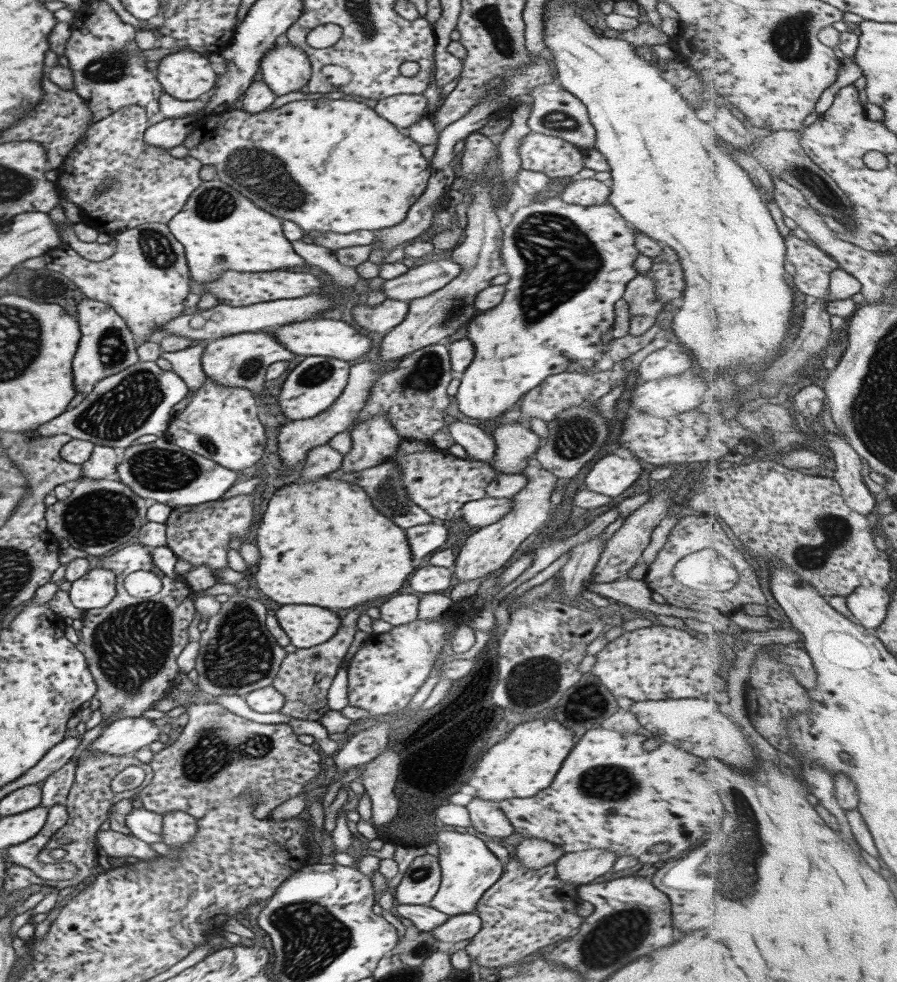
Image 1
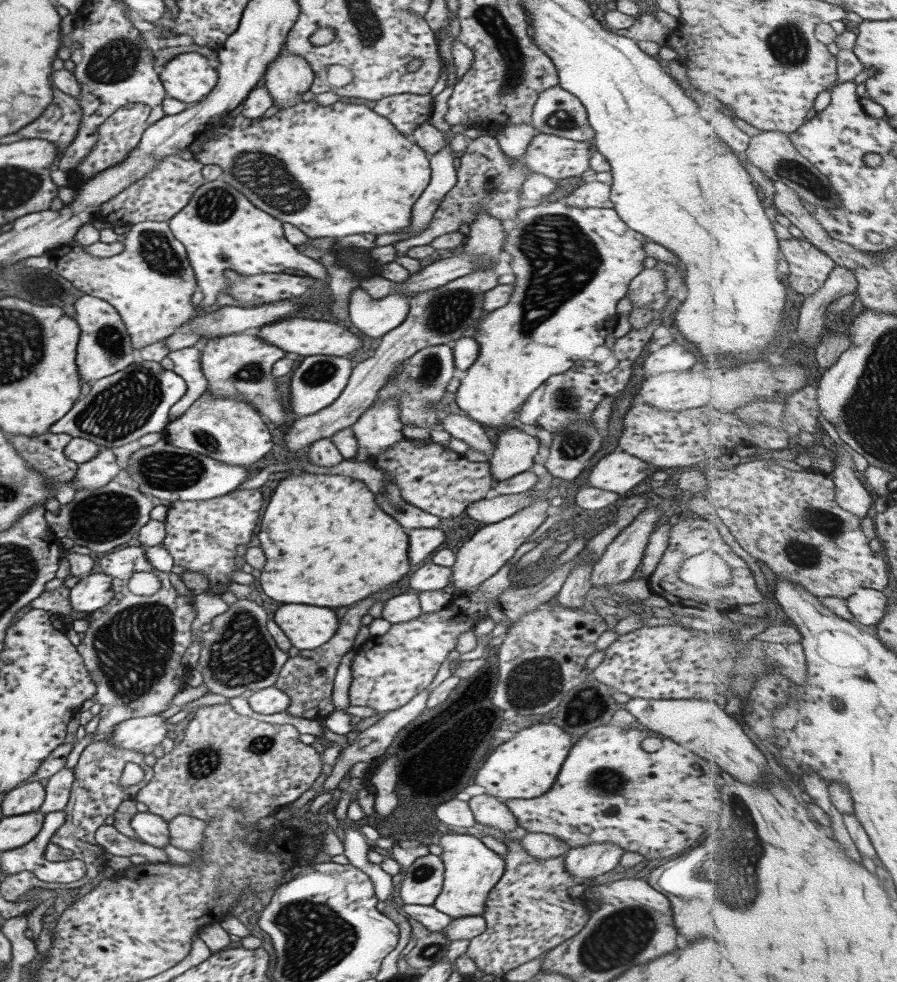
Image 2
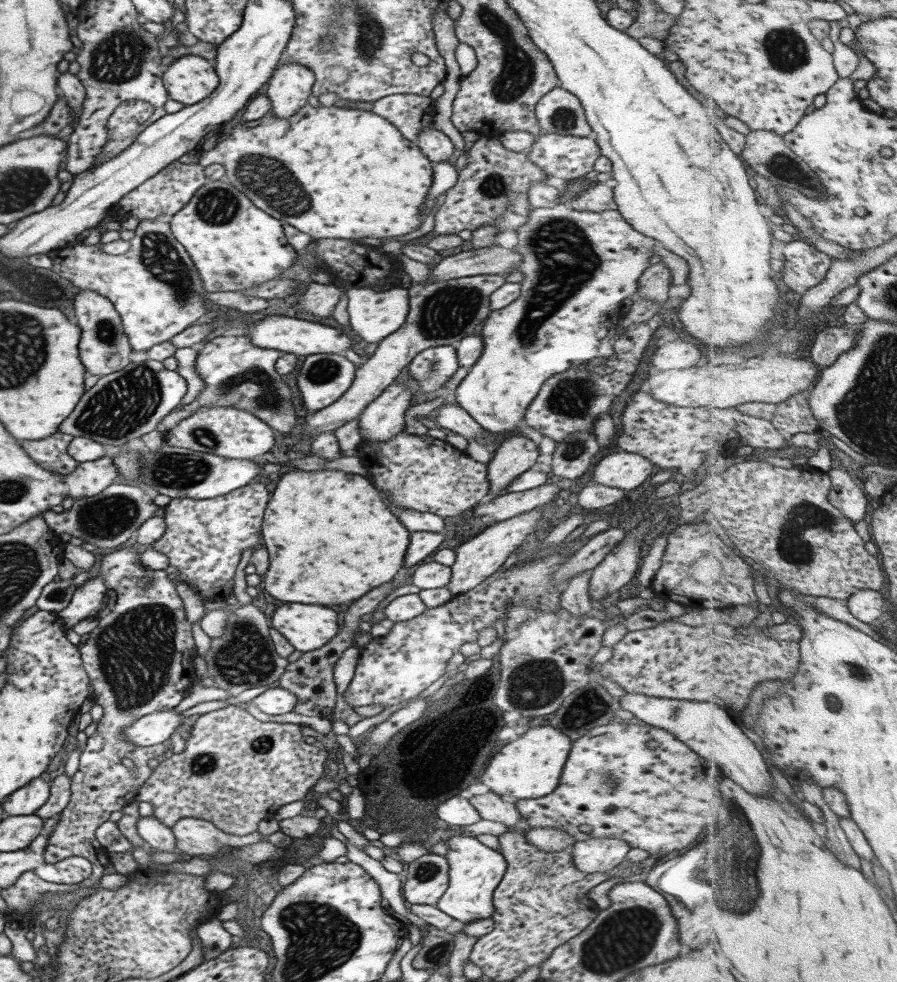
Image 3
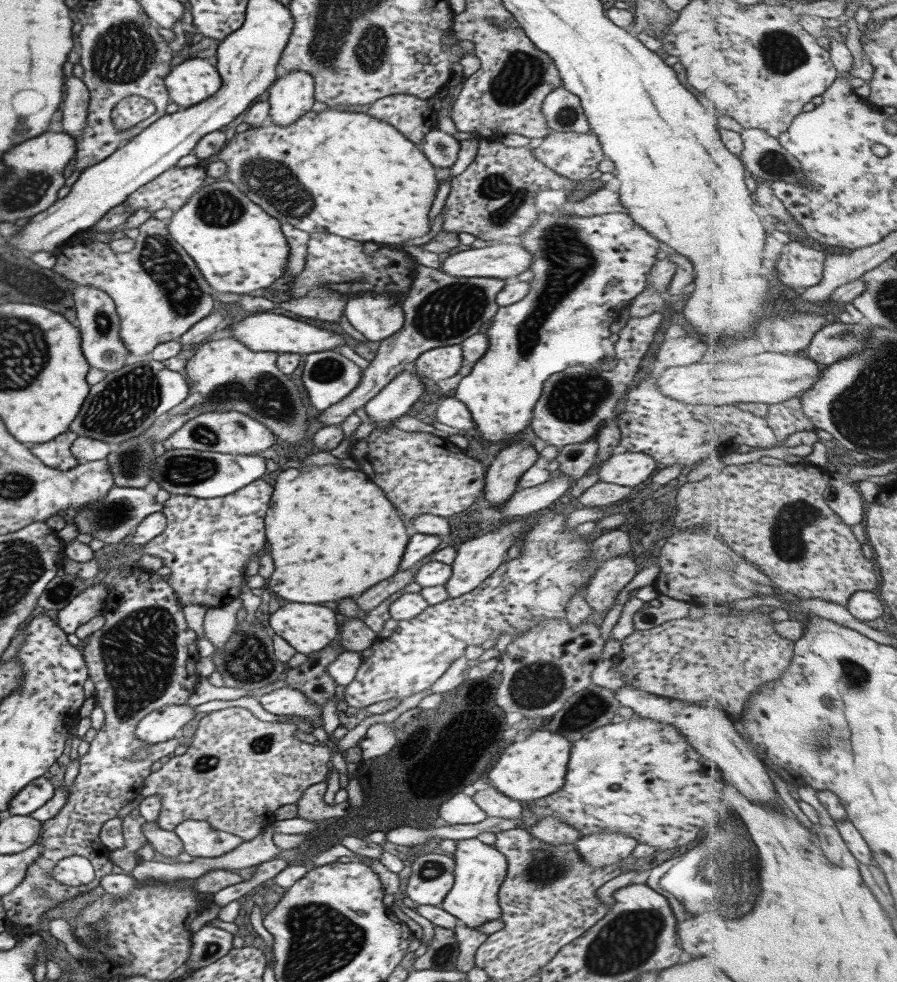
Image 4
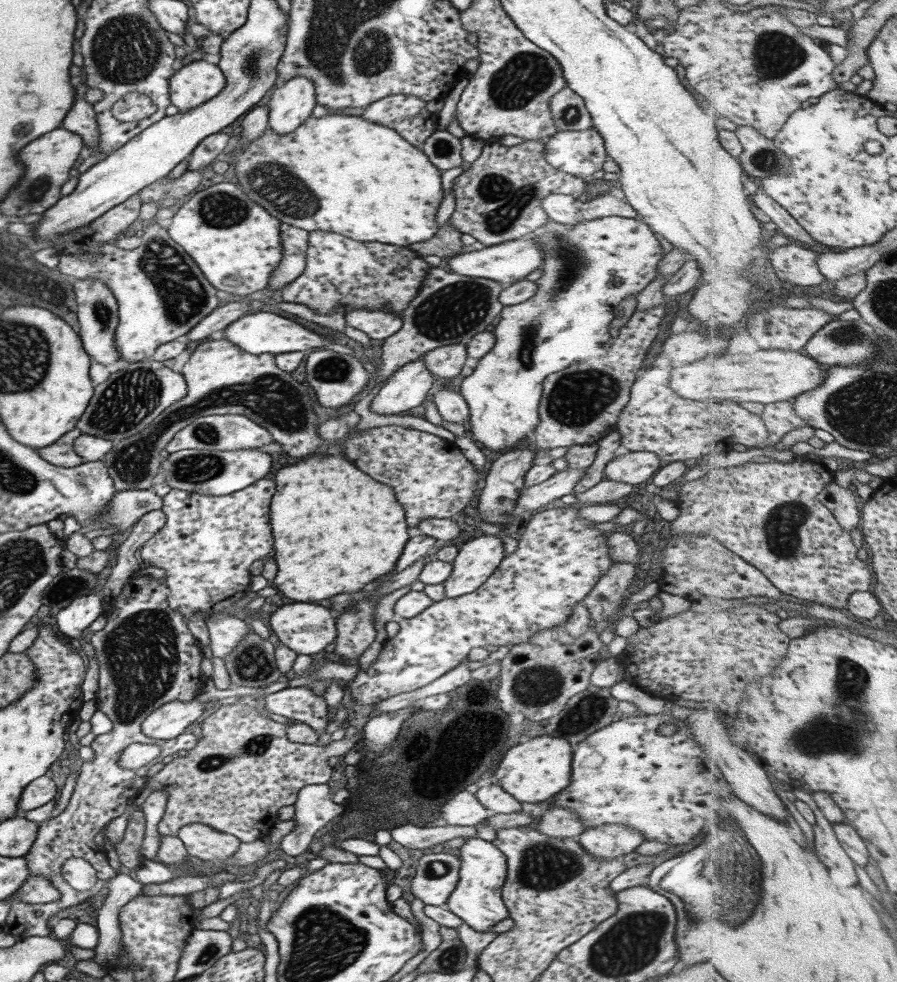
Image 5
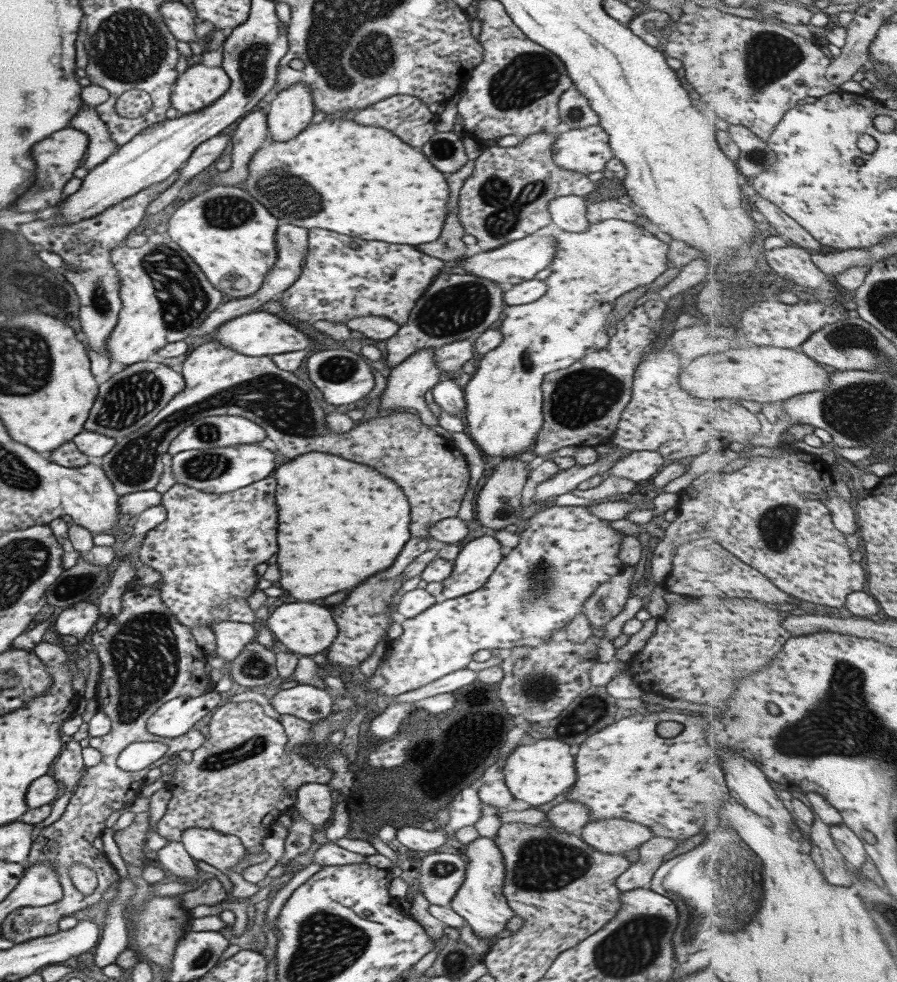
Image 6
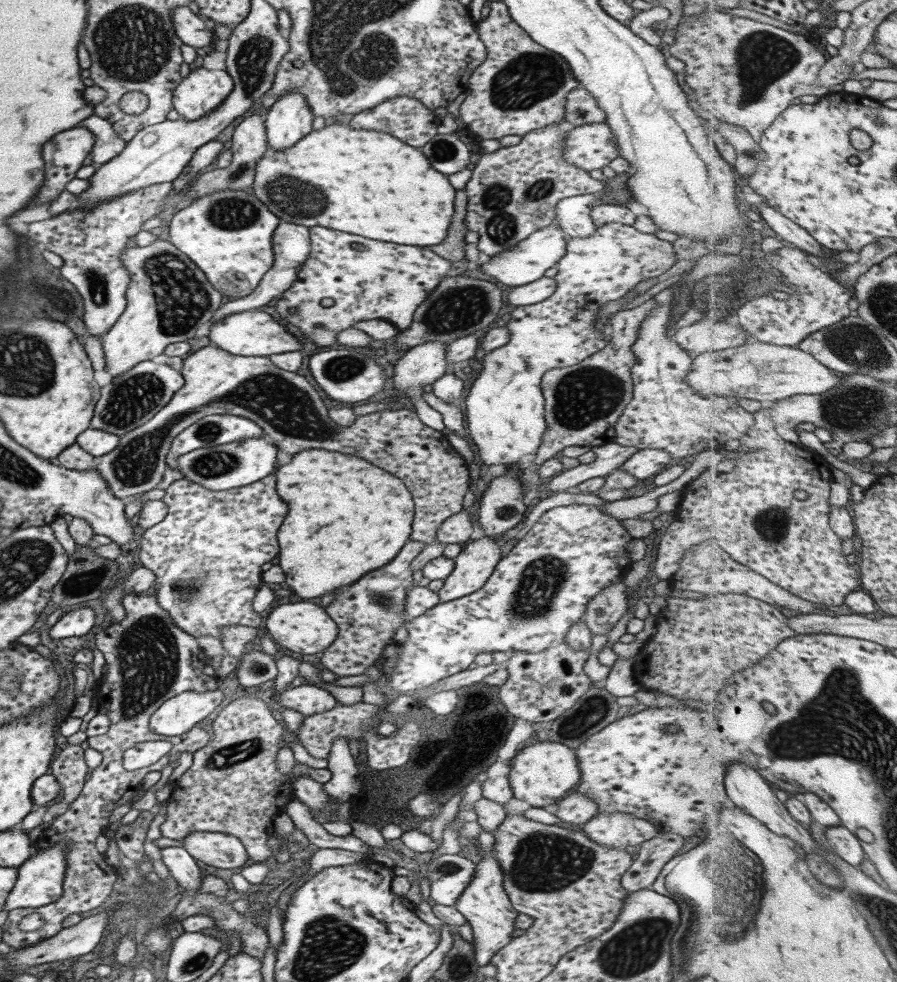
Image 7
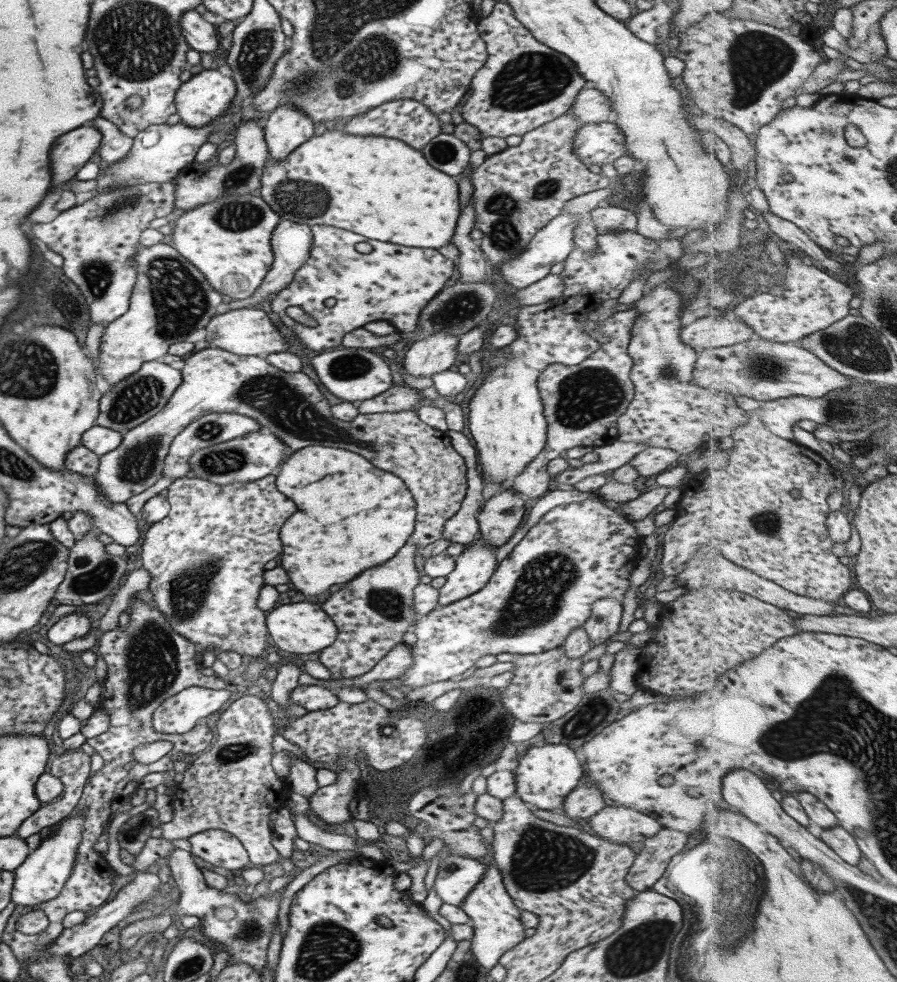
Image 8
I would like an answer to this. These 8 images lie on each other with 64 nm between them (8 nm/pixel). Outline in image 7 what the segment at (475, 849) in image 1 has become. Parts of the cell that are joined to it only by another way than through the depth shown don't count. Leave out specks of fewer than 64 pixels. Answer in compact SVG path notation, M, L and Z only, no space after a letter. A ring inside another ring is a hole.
M485 830L481 831L475 839L475 849L480 856L479 862L475 864L475 874L471 882L467 882L466 890L455 900L455 910L458 910L467 924L471 927L474 948L474 959L477 965L489 965L491 956L503 948L511 938L518 933L513 926L513 922L518 912L511 906L511 901L507 898L502 888L503 872L499 868L499 862L495 860L493 854L494 836Z

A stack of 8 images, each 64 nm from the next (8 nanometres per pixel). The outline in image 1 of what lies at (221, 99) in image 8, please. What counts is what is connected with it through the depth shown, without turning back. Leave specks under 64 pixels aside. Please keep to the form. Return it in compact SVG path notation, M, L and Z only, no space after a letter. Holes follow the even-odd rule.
M173 50L163 56L154 74L162 92L177 100L194 101L215 84L207 55L189 50Z

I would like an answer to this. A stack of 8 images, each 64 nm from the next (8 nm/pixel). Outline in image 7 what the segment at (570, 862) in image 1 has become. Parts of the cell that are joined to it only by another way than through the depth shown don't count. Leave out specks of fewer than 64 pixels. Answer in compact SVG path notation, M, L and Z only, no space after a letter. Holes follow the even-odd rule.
M625 812L597 813L581 825L588 839L613 849L641 844L657 833L657 827L647 819Z

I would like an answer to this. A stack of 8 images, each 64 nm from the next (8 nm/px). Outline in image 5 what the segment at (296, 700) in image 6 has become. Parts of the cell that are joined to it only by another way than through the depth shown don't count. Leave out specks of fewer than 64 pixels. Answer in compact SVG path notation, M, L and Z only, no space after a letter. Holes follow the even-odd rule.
M283 688L265 695L265 708L273 714L285 716L309 725L317 736L321 736L327 724L327 704L322 695L315 695L307 688Z

